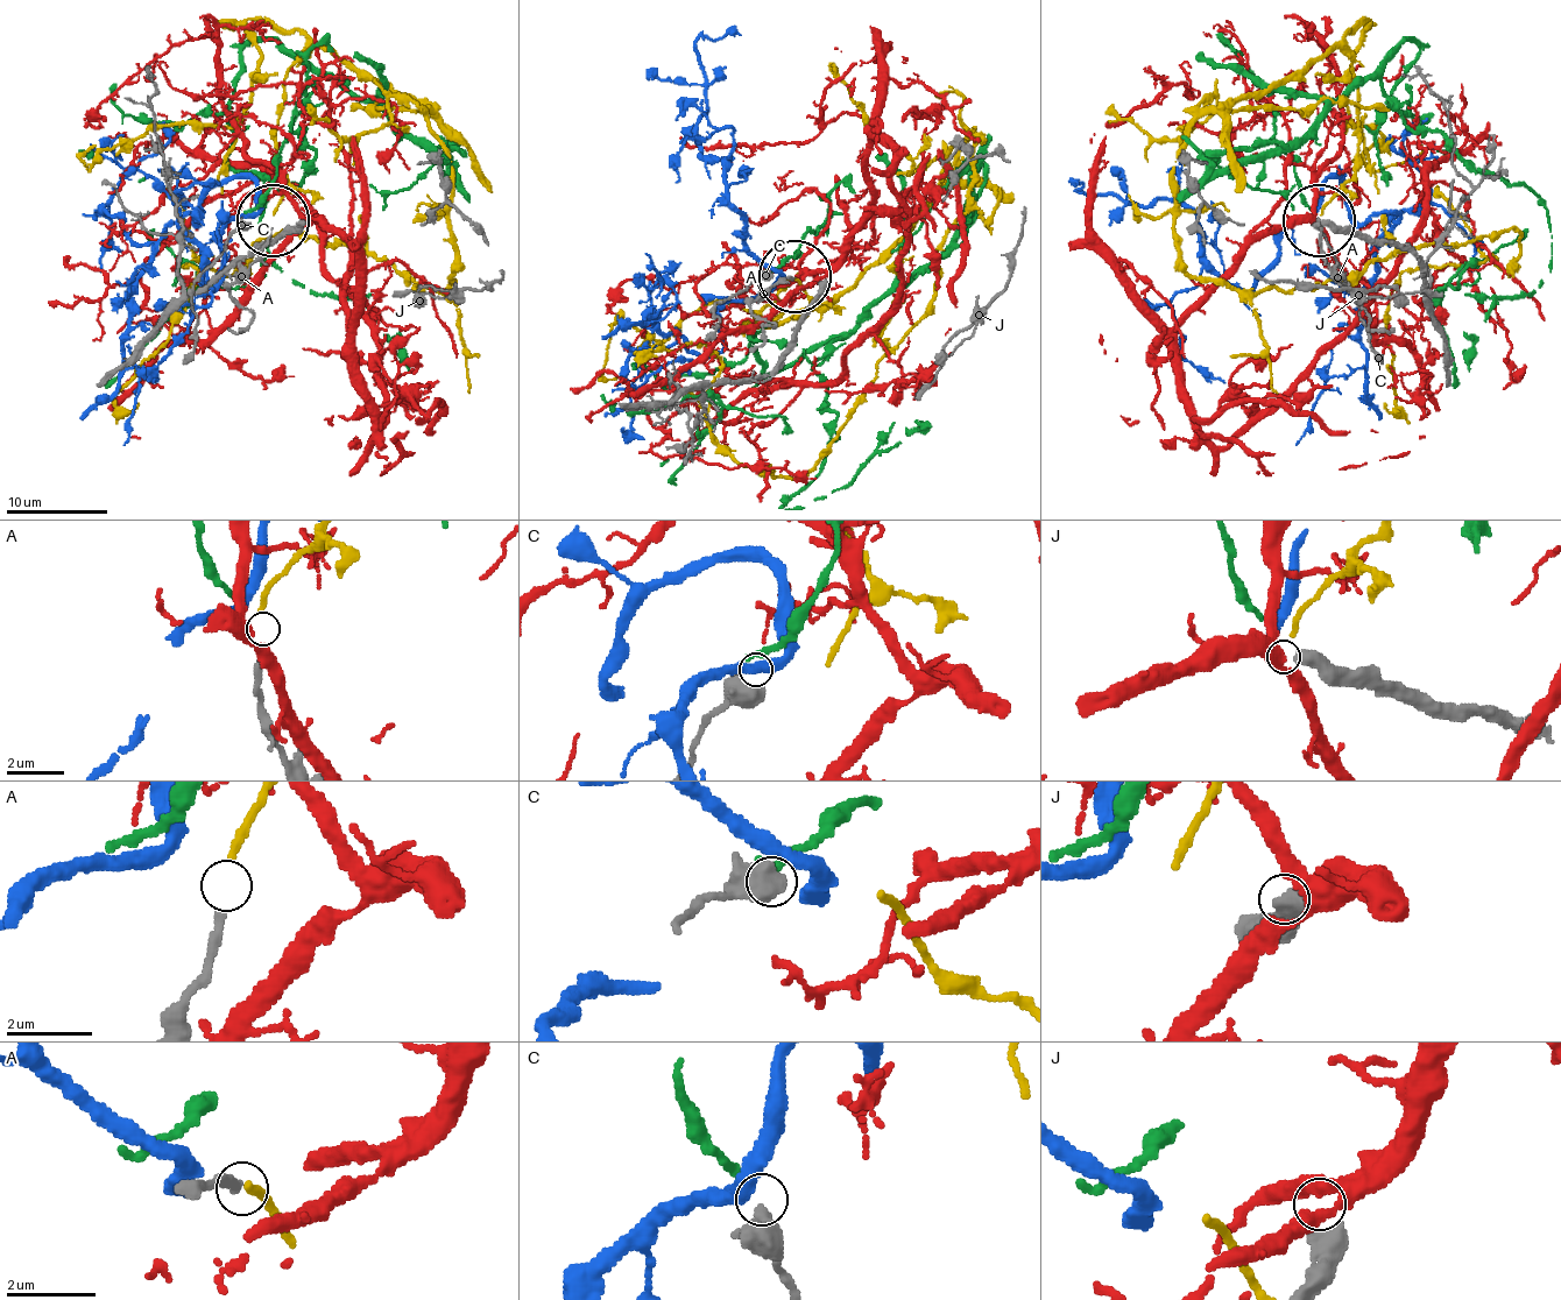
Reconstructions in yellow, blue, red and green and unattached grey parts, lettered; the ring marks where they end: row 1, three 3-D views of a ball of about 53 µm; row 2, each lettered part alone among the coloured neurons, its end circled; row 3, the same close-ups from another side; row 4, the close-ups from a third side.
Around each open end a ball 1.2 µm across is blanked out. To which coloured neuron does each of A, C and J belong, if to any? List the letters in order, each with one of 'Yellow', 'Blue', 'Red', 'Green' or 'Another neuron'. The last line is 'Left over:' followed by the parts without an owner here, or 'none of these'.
A: Yellow
C: Green
J: Another neuron
Left over: J

